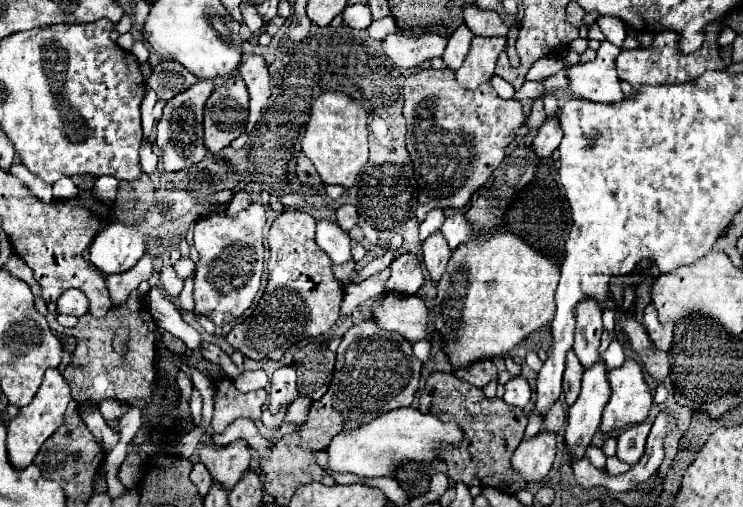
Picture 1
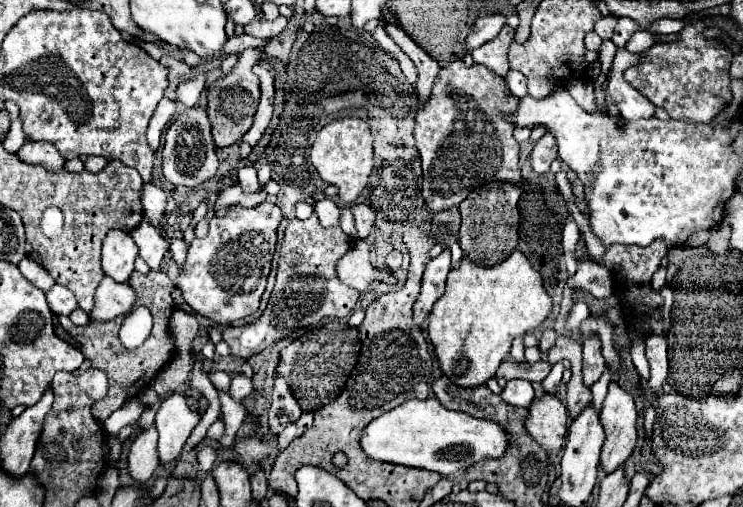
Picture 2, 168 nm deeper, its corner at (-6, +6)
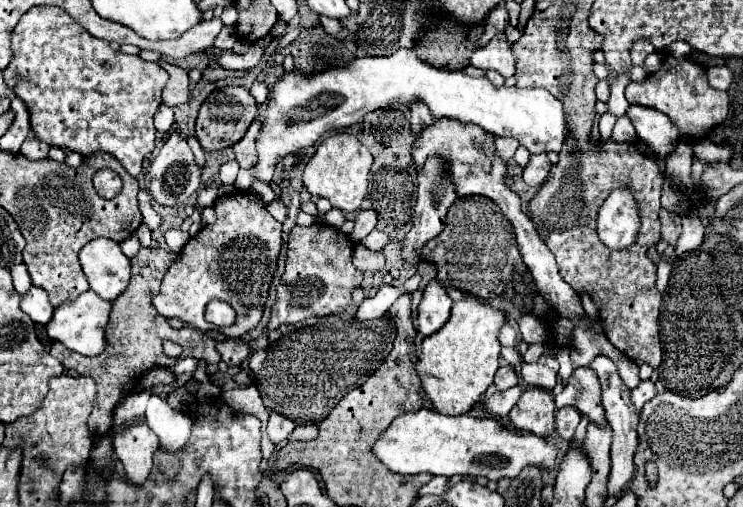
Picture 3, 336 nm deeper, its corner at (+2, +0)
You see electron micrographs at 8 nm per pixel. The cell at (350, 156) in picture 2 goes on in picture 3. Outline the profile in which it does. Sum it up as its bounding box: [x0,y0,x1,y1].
[302,134,372,212]

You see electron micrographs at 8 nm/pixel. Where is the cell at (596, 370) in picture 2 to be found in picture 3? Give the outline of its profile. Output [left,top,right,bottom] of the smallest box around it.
[556,368,606,426]

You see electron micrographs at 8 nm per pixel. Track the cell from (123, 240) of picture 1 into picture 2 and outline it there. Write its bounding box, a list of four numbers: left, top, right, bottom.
[102,230,136,282]

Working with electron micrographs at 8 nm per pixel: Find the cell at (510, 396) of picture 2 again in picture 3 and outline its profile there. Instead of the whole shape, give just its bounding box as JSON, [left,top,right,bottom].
[482,386,522,416]

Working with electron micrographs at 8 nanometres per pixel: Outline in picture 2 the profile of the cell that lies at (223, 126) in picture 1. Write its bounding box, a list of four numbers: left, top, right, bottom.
[208,48,260,148]

